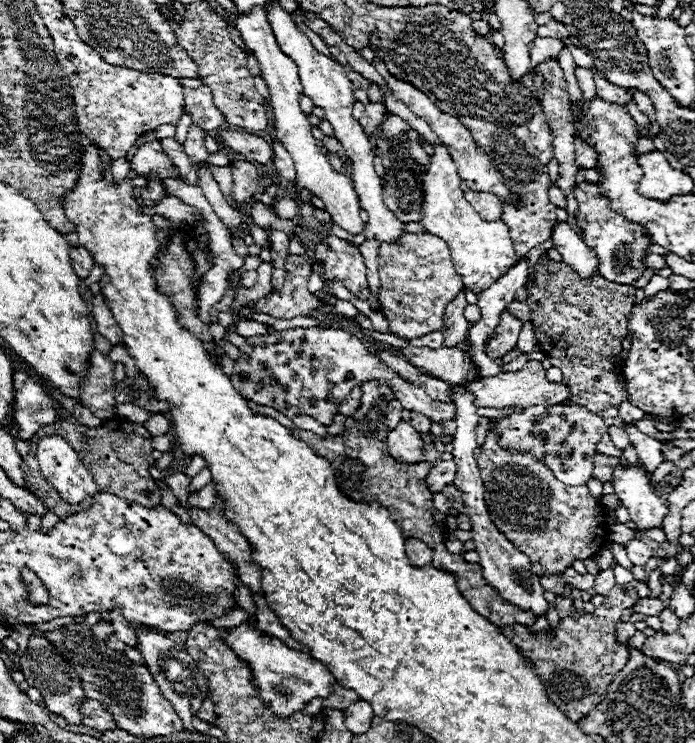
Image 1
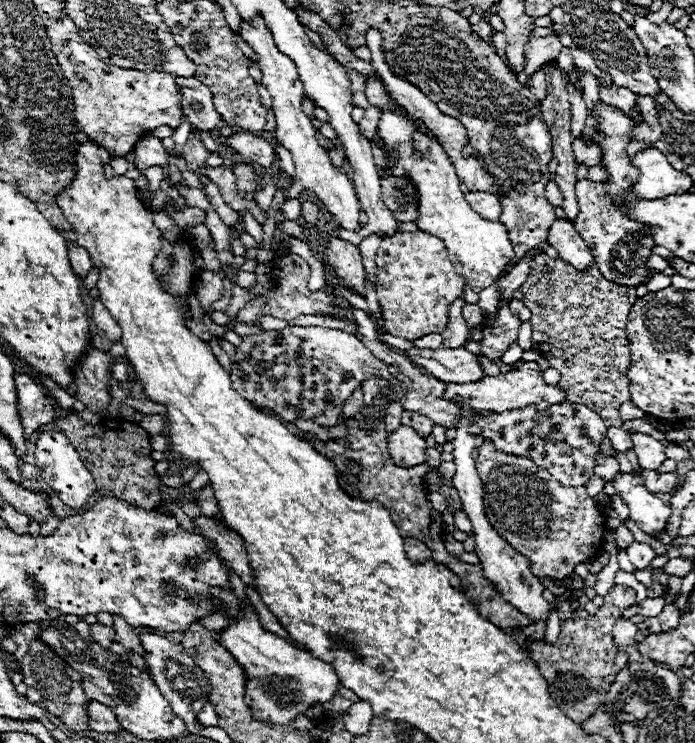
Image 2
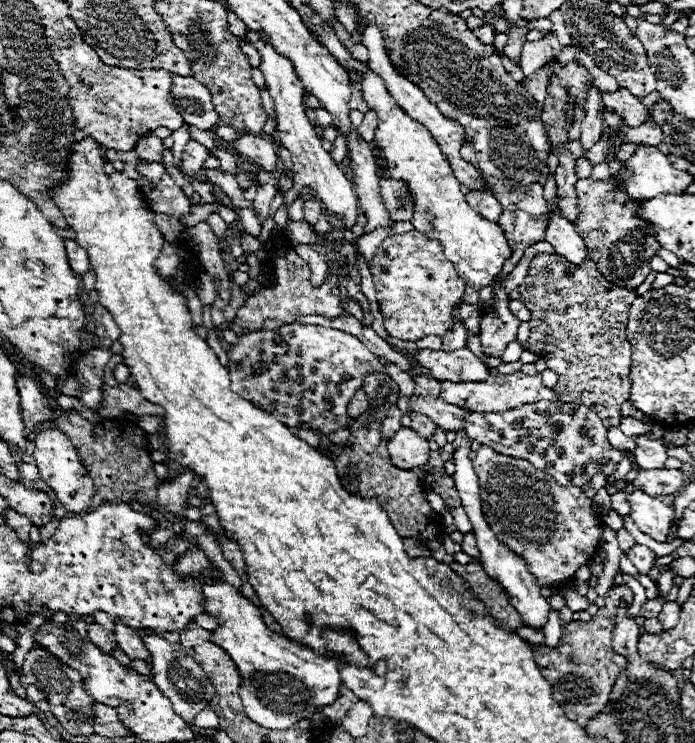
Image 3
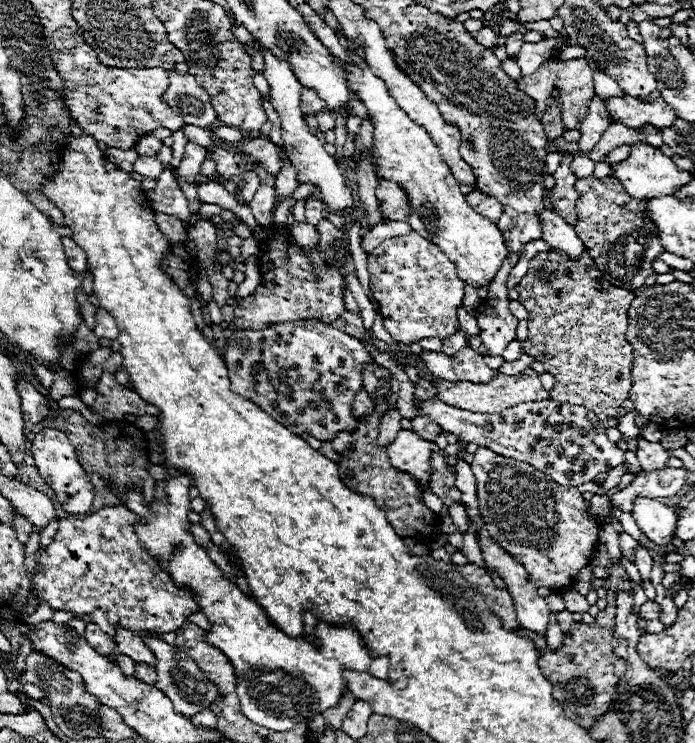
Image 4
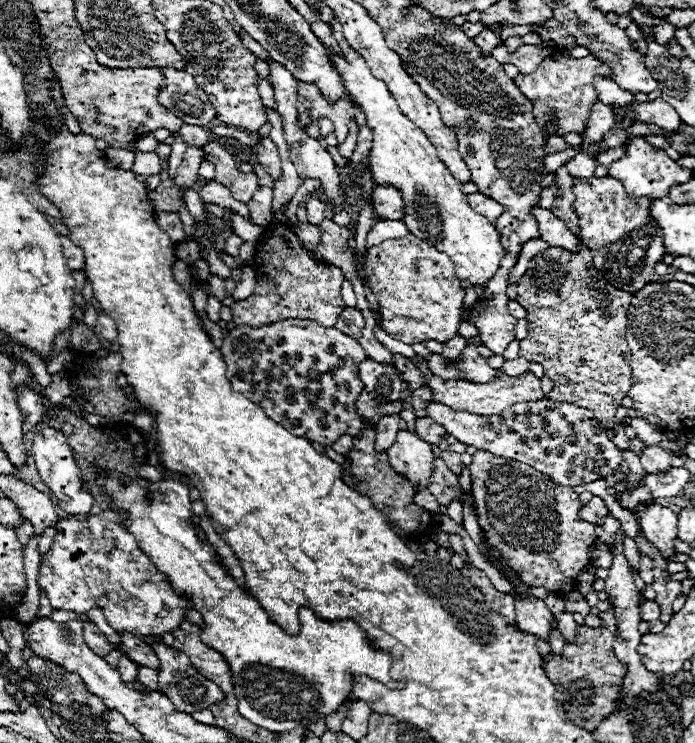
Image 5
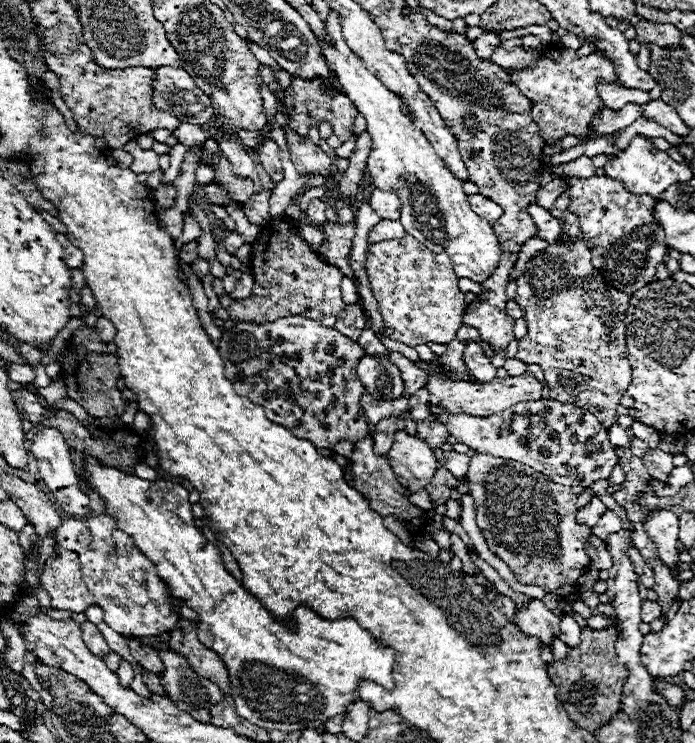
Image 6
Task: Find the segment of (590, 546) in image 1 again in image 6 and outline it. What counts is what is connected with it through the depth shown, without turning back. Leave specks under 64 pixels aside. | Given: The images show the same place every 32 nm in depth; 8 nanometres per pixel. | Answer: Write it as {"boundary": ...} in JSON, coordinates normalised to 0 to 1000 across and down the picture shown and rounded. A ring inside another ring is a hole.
{"boundary":[[[682,611],[676,616],[671,646],[682,670],[685,705],[699,724],[702,738],[725,754],[748,786],[768,786],[786,799],[817,805],[832,797],[832,778],[849,762],[840,732],[852,711],[829,703],[829,665],[774,638],[763,627]]]}

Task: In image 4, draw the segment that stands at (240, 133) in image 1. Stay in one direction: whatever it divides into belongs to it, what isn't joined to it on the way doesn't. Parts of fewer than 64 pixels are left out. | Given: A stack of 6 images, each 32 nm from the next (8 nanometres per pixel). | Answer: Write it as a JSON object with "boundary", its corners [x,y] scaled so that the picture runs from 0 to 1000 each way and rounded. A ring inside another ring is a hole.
{"boundary":[[[365,186],[365,188],[354,188],[354,191],[342,191],[340,197],[351,207],[357,207],[368,221],[380,223],[380,229],[386,234],[391,234],[391,237],[403,234],[403,223],[406,223],[403,202],[386,186]]]}

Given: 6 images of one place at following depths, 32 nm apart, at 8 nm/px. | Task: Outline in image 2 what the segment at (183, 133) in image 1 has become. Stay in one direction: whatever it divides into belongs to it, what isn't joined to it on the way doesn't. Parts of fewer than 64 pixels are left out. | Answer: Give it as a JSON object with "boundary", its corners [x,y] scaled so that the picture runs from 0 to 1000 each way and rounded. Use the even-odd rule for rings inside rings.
{"boundary":[[[262,159],[262,167],[259,167],[259,170],[250,175],[250,180],[247,180],[247,188],[250,188],[250,194],[253,194],[250,207],[262,207],[265,194],[268,194],[268,188],[271,188],[271,183],[273,183],[273,172],[276,172],[276,167],[273,167],[268,159]]]}

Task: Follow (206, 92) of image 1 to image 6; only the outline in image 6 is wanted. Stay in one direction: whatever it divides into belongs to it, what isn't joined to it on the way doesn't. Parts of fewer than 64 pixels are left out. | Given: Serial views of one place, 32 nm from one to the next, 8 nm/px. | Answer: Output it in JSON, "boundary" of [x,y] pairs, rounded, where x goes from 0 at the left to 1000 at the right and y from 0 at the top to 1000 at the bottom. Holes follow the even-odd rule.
{"boundary":[[[250,89],[224,92],[219,137],[227,148],[239,148],[271,167],[291,170],[308,156],[302,132],[279,113],[273,100]]]}

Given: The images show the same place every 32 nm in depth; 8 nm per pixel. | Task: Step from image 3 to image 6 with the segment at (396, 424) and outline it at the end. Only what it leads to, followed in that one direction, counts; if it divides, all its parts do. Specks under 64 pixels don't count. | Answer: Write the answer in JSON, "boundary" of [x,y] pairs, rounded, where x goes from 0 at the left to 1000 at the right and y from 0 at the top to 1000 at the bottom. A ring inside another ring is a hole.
{"boundary":[[[550,563],[538,571],[538,608],[558,614],[570,584],[570,563]]]}

